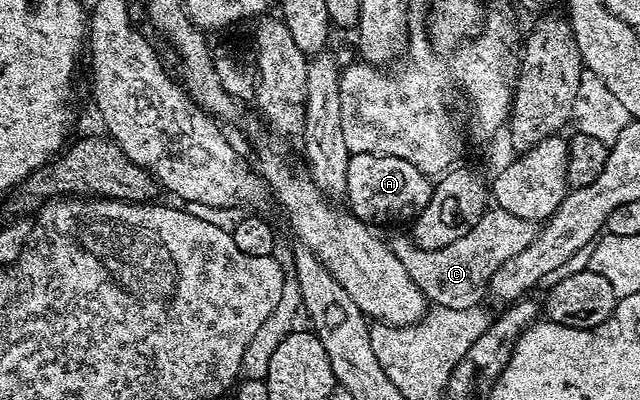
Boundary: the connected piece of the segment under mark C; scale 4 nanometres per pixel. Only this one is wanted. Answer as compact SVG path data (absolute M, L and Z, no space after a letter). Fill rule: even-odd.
M500 208L486 209L485 214L460 240L447 244L447 248L428 250L418 246L412 237L388 239L389 247L395 252L399 264L407 268L407 276L415 280L415 284L425 293L426 299L434 305L445 308L471 308L482 305L489 289L491 276L507 260L519 256L523 248L537 238L538 227L519 216L511 216L511 212Z

